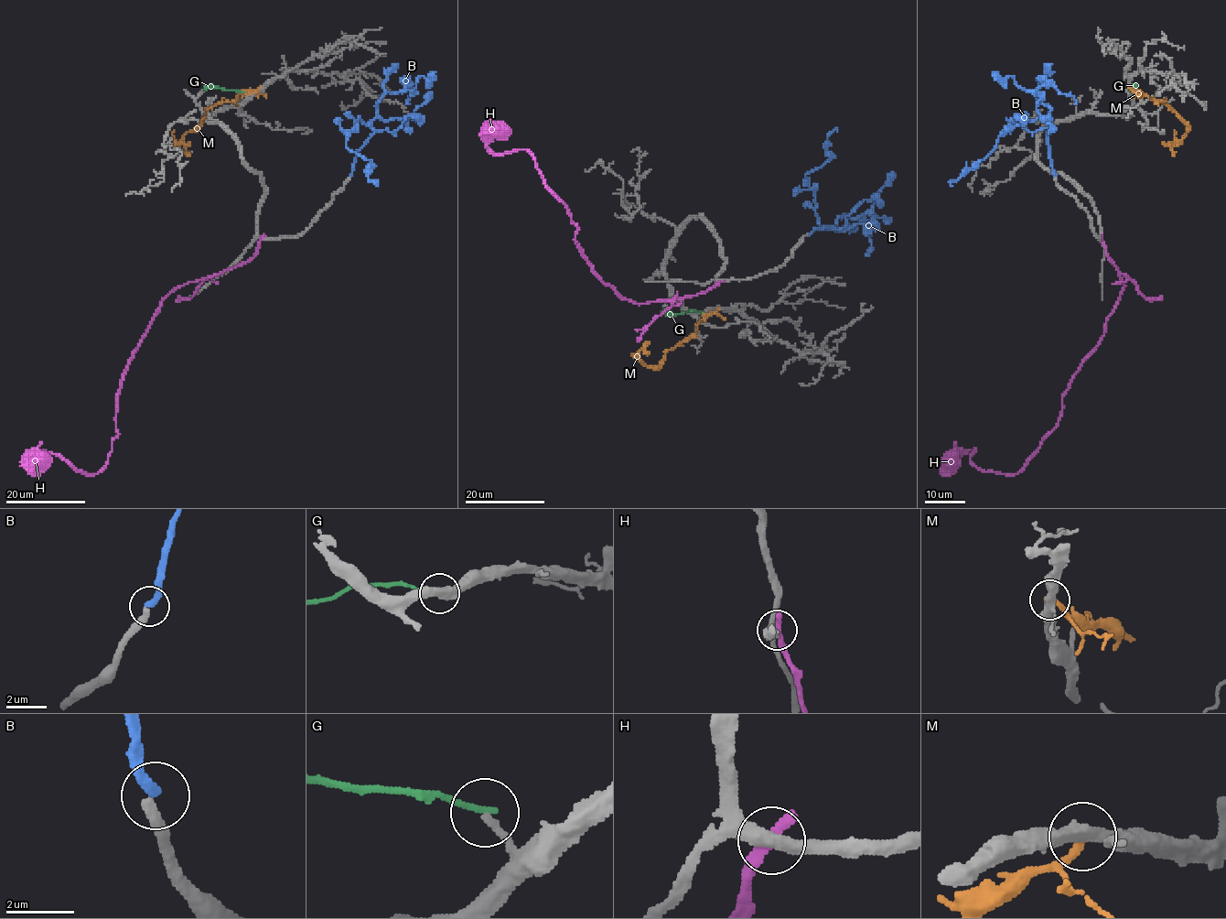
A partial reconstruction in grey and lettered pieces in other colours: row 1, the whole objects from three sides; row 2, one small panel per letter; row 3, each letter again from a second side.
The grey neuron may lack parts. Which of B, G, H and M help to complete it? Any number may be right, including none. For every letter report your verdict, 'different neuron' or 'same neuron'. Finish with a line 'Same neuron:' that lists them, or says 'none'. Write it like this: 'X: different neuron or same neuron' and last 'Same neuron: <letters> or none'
B: different neuron
G: different neuron
H: different neuron
M: different neuron
Same neuron: none

